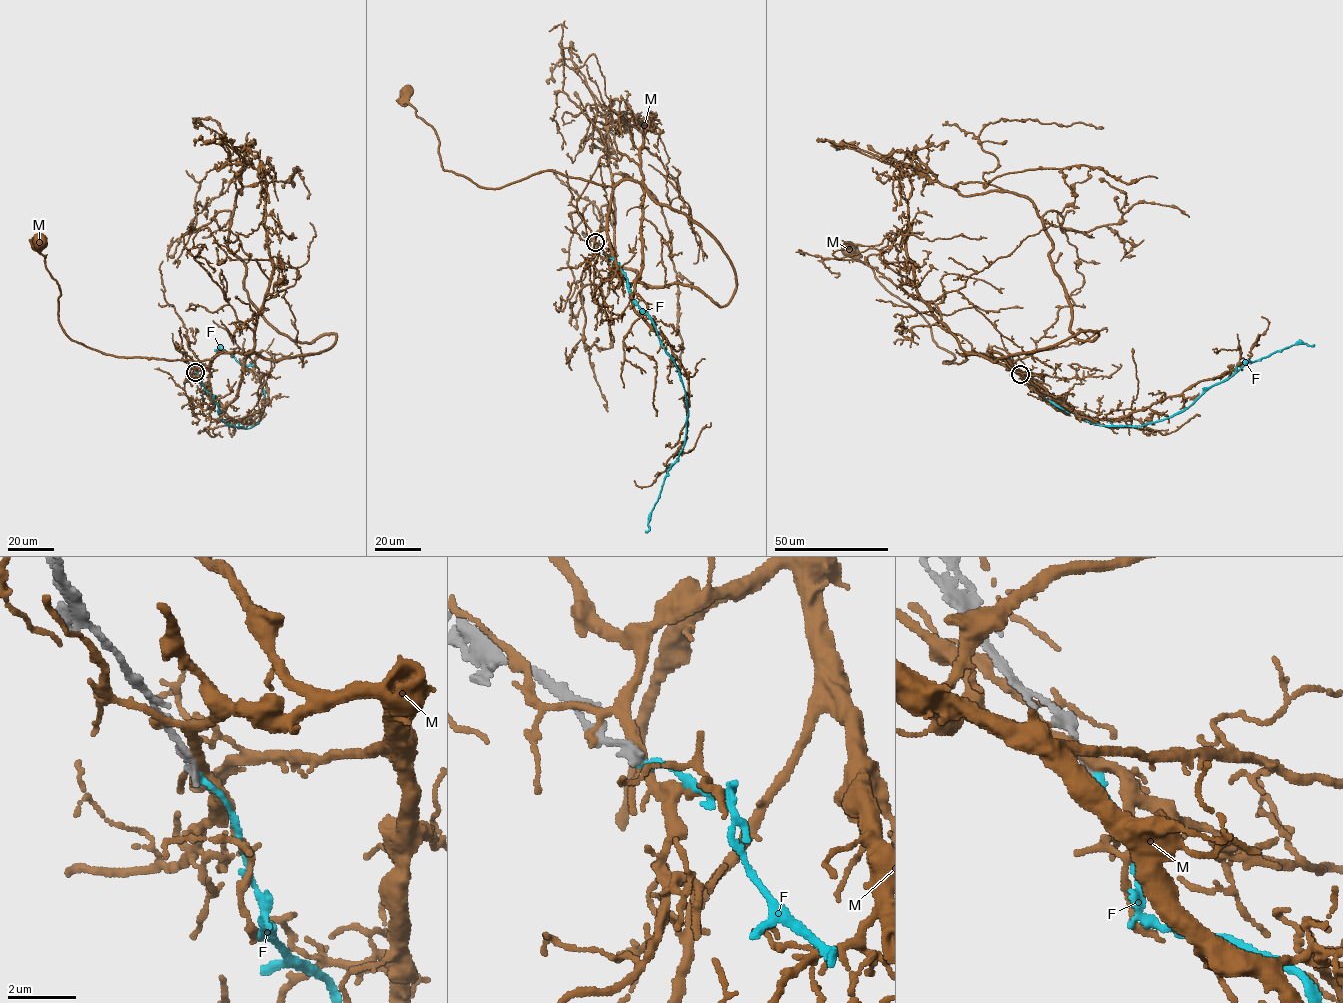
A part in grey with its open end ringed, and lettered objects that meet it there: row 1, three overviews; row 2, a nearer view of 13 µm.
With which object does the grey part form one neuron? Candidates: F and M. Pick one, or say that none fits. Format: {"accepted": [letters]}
{"accepted": []}

